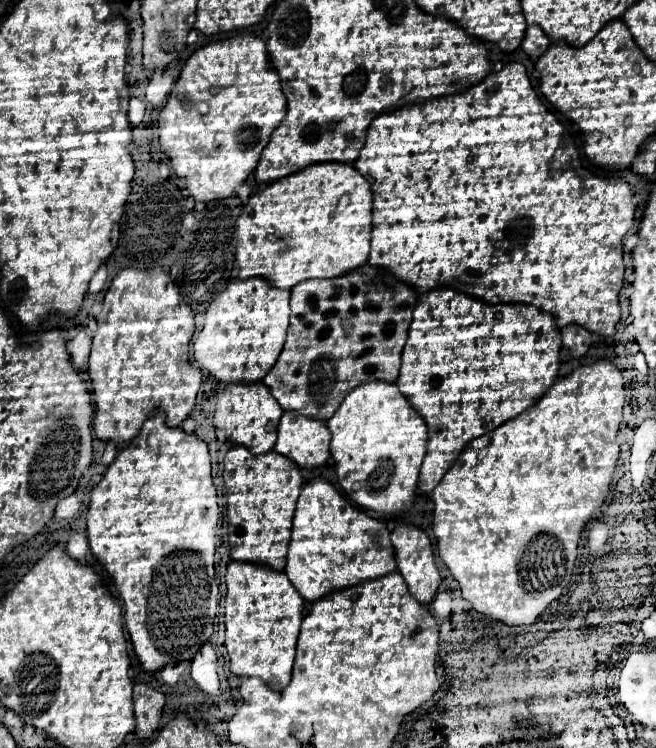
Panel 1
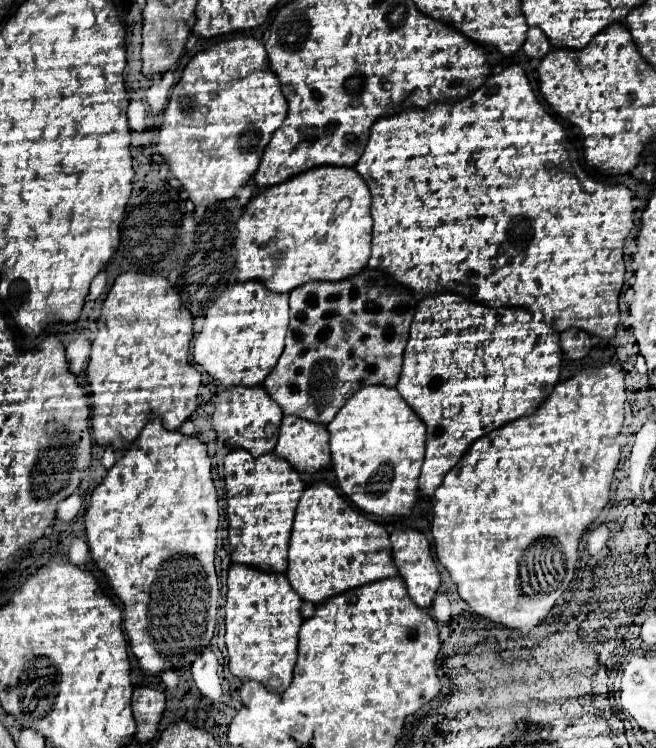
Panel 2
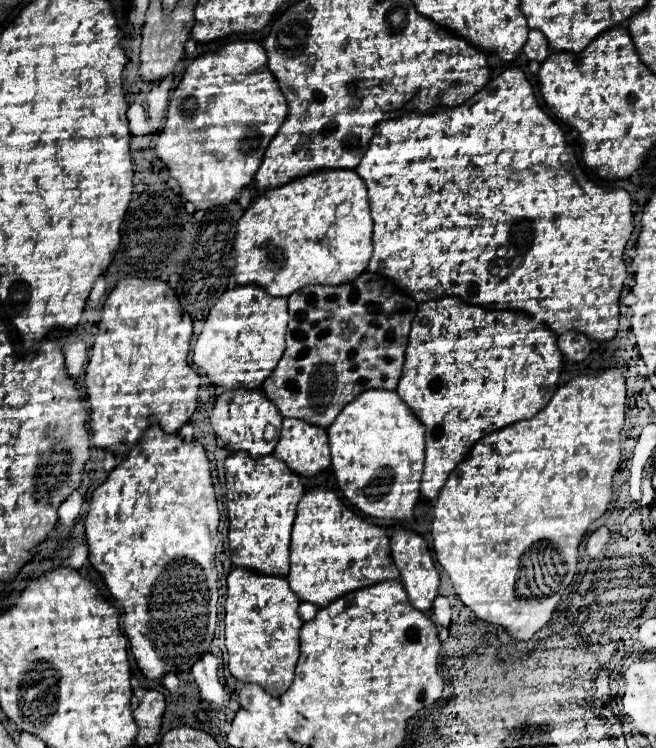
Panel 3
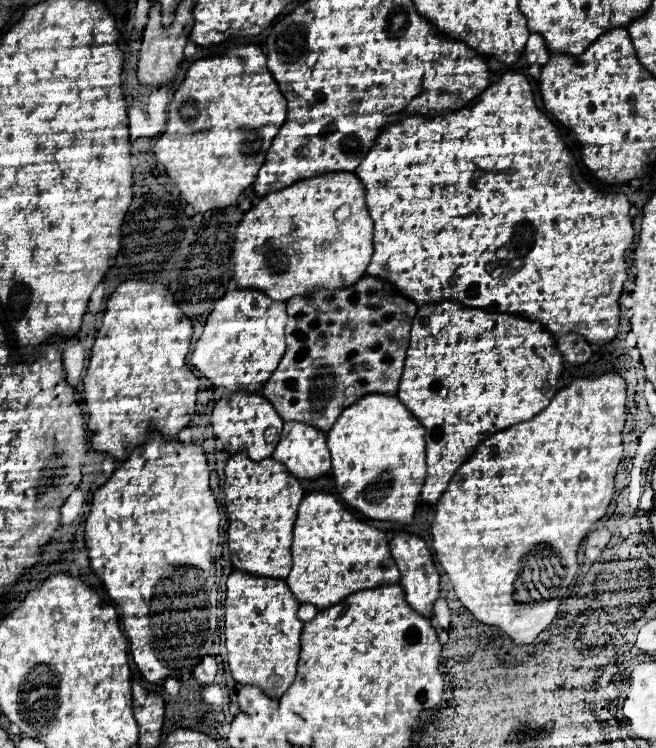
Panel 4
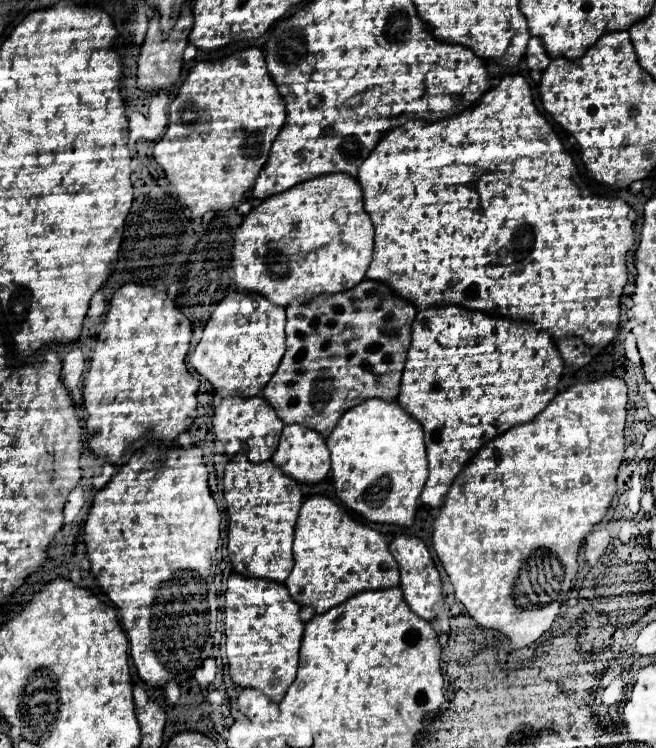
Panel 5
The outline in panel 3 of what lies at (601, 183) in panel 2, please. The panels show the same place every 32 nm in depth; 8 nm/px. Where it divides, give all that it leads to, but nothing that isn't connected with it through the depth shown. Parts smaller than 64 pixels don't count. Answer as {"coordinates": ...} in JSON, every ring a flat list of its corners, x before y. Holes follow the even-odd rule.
{"coordinates":[[506,68,500,76,496,76,494,80,490,80,480,92,476,92,472,98,468,98,464,104,460,106,454,106,454,108,448,108,448,106,438,106,434,112,406,112,404,116,400,118,394,118,394,120,384,120,376,126,374,130,374,136,370,140,370,146,366,150,366,154,362,156,360,164,356,166,356,172,360,178,364,178,366,186,368,186,368,198,370,198,370,210,372,210,372,220,374,220,374,252,372,252,372,258,370,258,370,264,368,264,368,270,374,270,374,272,380,272,392,280,396,280,396,284,400,284,400,288,404,288,404,292,408,292,408,296,412,296,416,302,424,302,424,300,432,300,436,296,460,296,464,302,468,304,476,304,476,306,482,306,482,308,492,308,492,310,522,310,522,312,528,312,532,316,542,316,544,324,550,324,550,328,556,332,556,334,564,334,568,330,578,330,586,336,590,336,592,340,610,340,616,336,616,330,618,330,618,298,620,298,620,292,622,292,622,286,624,286,624,280,626,280,626,264,624,264,624,255,628,258,634,258,636,255,636,247,631,246,625,250,626,242,634,230,634,224,632,224,632,198,626,190,622,188,614,188,610,184,606,184,606,188,594,180,590,180,586,176,586,172,580,168,578,164,578,158,576,158,576,152,574,148,566,142,566,136,564,136,564,130,562,126,548,114,544,112,544,108,538,104,538,100,534,98,534,92,532,92,532,86,530,82,526,80,522,68]]}

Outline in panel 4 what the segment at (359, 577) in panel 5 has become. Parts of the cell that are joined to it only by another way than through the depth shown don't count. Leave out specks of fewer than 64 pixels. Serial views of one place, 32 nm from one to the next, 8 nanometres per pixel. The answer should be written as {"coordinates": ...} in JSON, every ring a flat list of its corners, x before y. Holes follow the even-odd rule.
{"coordinates":[[310,492,302,498,294,524,292,570,286,578,298,602,308,602,324,610,352,592,398,582,398,578,400,572,382,530,358,518,330,492]]}

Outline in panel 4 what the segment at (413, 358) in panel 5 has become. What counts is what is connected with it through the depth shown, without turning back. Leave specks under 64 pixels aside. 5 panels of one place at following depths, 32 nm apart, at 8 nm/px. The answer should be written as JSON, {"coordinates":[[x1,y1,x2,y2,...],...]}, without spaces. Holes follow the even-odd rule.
{"coordinates":[[456,300,420,306,396,394,426,428,428,470,422,500,438,502,452,472,484,438,544,410,558,390,562,364,556,338,540,322,468,308]]}

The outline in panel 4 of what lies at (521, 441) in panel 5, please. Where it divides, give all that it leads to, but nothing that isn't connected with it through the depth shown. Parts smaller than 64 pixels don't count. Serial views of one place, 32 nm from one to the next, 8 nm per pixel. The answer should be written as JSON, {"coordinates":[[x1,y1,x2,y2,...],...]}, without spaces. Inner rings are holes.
{"coordinates":[[606,372,598,378,574,378,566,388,558,390,556,396,552,398,552,402,548,404,548,408,544,408,542,412,538,412,532,420,528,422,520,422,514,424,502,432,496,432,492,436,488,436,486,440,482,440,482,444,476,446,476,450,472,452,472,456,456,470,456,474,452,476,452,480,448,482,448,488,444,490,444,494,440,496,438,504,436,504,436,516,432,522,432,548,436,552,438,562,442,564,442,568,446,570,446,574,450,576,450,582,454,586,454,592,458,596,458,600,476,616,478,622,488,624,488,626,498,626,500,630,504,630,516,644,528,644,532,642,544,628,550,626,550,622,554,620,558,608,548,608,546,604,550,604,550,600,542,600,542,602,516,602,512,598,512,590,514,590,514,582,520,574,520,560,540,542,544,544,552,544,552,550,560,556,562,562,576,562,576,552,580,542,584,540,584,536,590,532,590,526,594,522,598,522,606,510,608,504,614,496,614,476,616,476,616,468,622,460,622,428,624,428,624,414,626,414,626,382,618,372]]}

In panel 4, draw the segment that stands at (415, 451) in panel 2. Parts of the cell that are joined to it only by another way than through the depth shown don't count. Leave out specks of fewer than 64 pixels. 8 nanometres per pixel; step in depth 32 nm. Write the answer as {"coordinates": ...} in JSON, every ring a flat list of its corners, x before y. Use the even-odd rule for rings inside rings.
{"coordinates":[[366,394,344,408,328,432,332,474,344,502,372,520,410,524,424,484,424,426,396,394]]}

